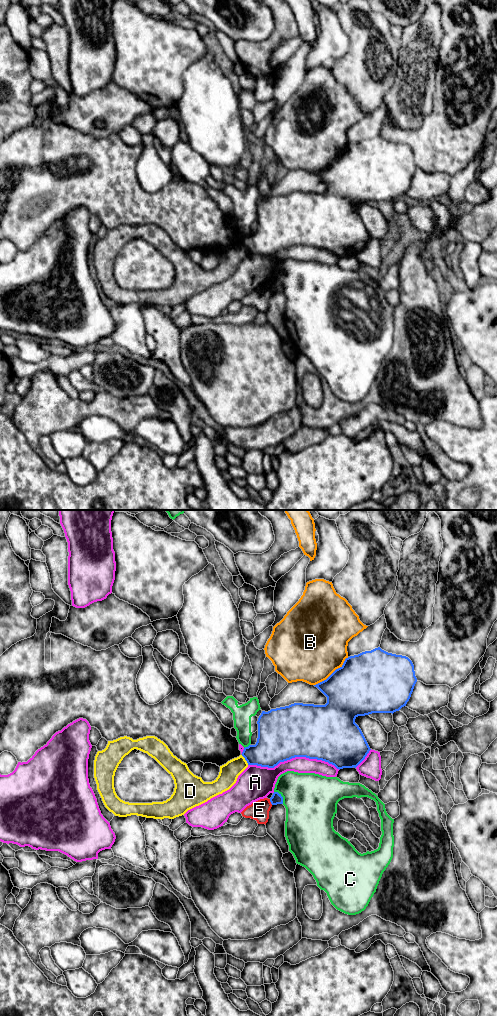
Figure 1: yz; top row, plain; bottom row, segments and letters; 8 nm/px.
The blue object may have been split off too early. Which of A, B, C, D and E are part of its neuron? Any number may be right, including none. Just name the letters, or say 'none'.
none

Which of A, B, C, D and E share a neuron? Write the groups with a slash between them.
A / B / C / D / E

